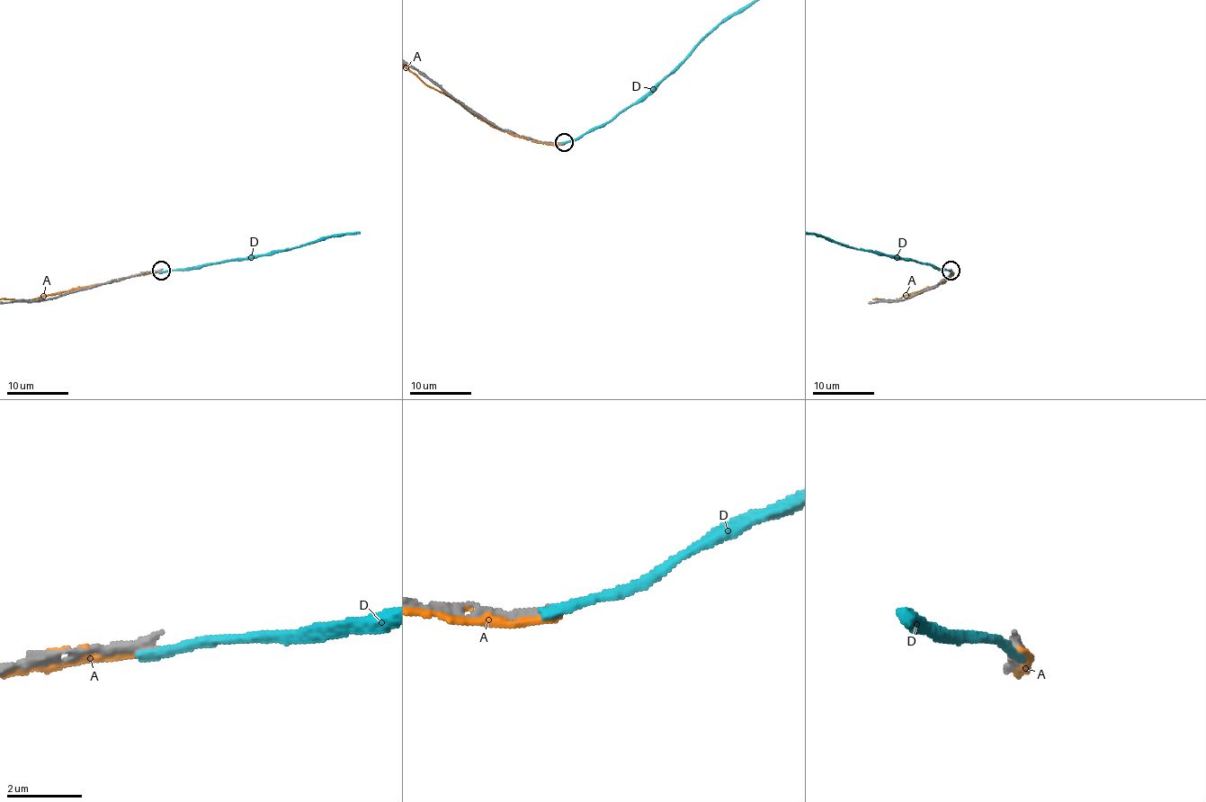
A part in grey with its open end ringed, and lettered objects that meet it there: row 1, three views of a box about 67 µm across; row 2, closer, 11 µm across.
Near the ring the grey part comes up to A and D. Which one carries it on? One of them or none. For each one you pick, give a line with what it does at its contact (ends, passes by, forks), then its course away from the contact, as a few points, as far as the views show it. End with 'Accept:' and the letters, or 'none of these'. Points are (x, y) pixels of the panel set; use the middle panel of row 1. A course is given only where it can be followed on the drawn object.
Accept: none of these

